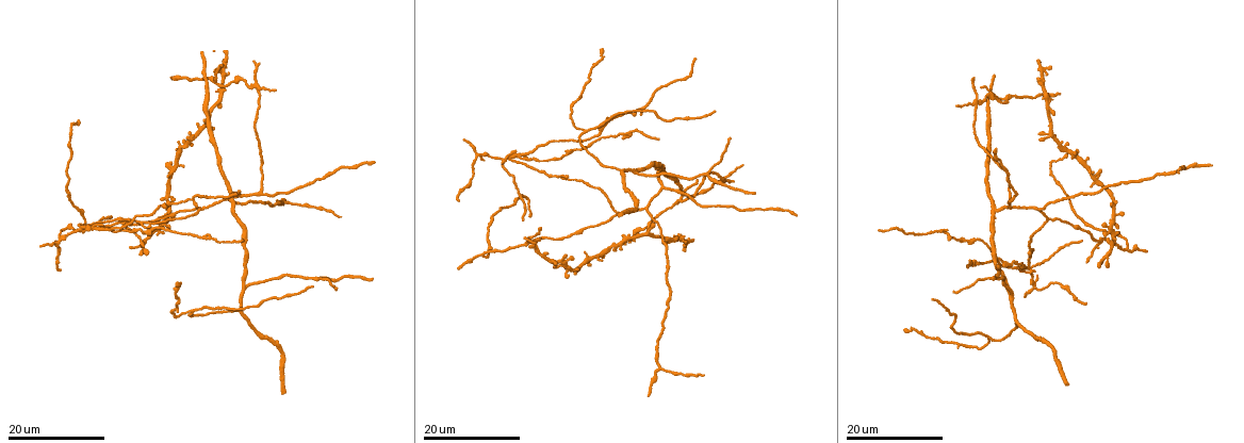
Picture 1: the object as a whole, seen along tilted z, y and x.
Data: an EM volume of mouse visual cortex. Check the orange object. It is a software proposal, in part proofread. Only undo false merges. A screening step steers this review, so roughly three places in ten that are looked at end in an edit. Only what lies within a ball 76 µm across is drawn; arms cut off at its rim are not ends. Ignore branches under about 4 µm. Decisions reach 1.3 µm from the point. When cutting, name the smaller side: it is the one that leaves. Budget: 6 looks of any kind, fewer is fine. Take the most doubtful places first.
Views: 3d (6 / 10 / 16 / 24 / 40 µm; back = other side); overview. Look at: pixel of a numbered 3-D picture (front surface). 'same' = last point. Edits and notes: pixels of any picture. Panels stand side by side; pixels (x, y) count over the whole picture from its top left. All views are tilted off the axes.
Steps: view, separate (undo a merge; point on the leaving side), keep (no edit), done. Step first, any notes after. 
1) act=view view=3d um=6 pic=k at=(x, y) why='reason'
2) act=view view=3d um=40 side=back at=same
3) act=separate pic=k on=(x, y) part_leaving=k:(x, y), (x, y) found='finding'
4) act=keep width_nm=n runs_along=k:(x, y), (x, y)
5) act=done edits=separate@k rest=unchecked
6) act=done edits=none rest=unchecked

act=view view=3d um=16 pic=1 at=(80, 229) why='thin arm on a thick one'

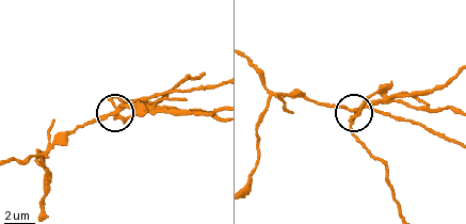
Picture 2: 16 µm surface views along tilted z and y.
act=view view=3d um=10 pic=2 at=(114, 106)

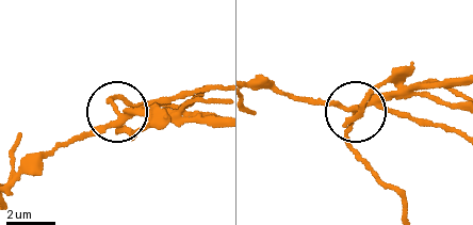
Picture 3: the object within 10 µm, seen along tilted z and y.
act=separate pic=3 on=(153, 107) arms=4 part_leaving=3:(131, 110), (217, 117) found='a second cell is stuck on'

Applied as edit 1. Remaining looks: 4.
act=view view=overview

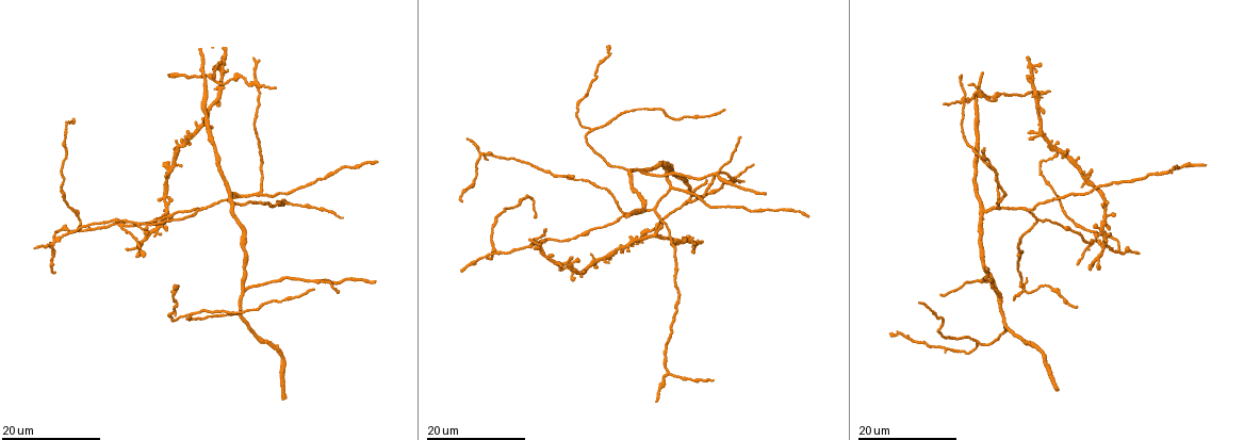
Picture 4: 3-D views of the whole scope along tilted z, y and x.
act=view view=3d um=24 pic=4 at=(591, 131) why='a fork'

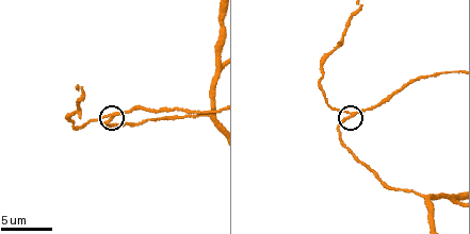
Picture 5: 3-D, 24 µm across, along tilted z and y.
act=view view=3d um=10 pic=5 at=(352, 115) why='closer look'

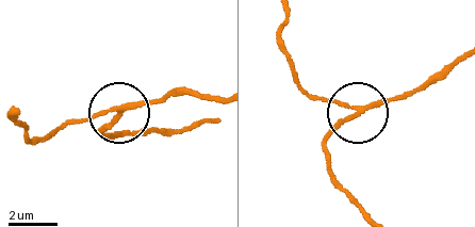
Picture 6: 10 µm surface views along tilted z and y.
act=keep side_arm_um=24 found='all the same cell'

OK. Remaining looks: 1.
act=done edits=separate@3 rest=unchecked

